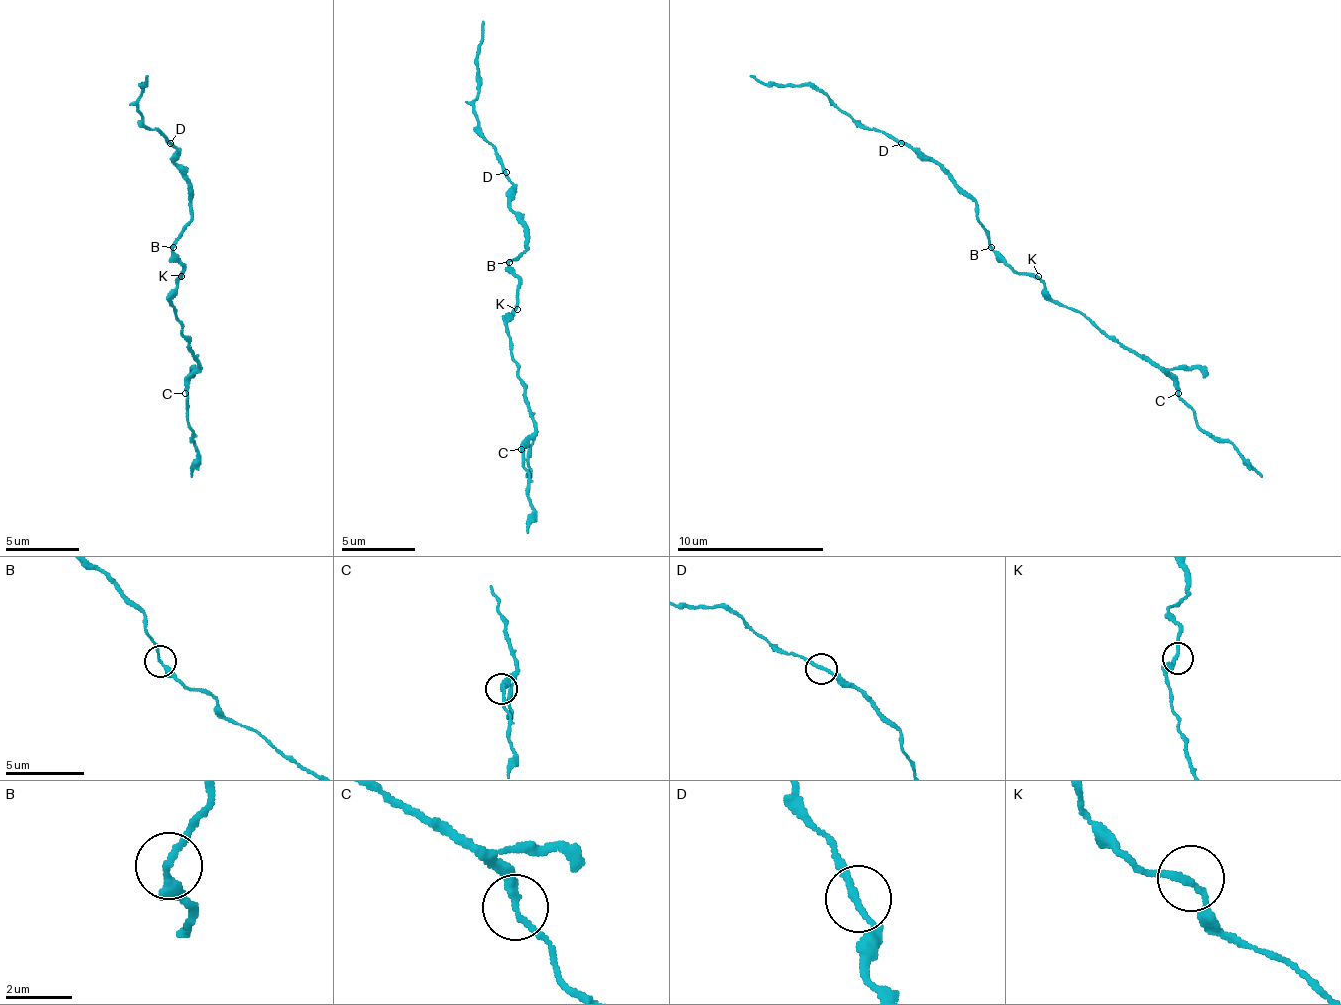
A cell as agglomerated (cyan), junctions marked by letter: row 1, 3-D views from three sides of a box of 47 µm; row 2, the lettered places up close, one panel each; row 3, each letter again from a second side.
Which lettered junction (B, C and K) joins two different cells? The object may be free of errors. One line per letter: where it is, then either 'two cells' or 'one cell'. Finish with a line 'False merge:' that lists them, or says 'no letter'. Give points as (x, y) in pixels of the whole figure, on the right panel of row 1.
B: at (991, 247); one cell
C: at (1178, 393); one cell
K: at (1038, 276); one cell
False merge: no letter

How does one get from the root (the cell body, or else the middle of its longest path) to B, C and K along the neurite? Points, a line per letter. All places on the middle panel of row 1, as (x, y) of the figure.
B: (517, 276), (510, 261)
C: (517, 276), (517, 309), (506, 331), (536, 430), (521, 449)
K: (517, 276), (517, 309)

